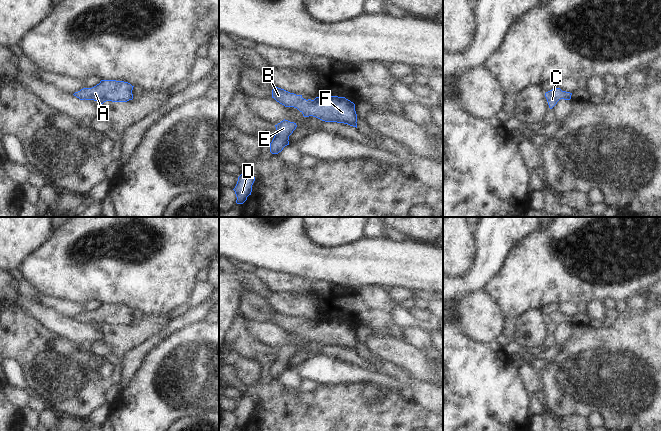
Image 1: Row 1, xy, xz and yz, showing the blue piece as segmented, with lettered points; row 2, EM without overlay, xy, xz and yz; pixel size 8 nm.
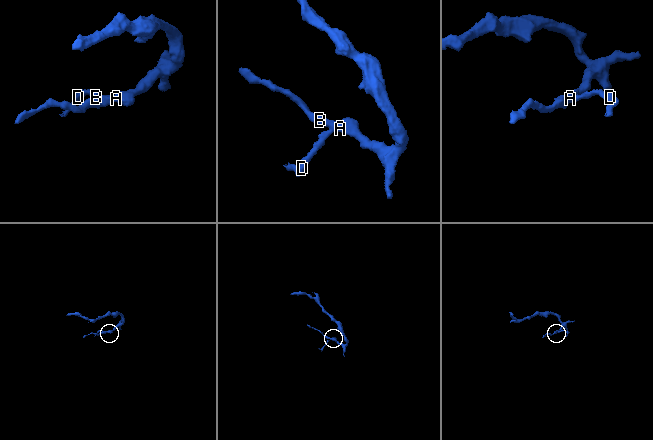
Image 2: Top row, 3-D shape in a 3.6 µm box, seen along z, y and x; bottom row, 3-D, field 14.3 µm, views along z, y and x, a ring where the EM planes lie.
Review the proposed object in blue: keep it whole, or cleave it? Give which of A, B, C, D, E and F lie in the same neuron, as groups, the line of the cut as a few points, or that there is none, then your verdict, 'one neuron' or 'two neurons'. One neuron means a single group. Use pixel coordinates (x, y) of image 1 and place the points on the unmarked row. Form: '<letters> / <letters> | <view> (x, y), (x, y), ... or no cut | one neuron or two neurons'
A B C D E F | no cut | one neuron

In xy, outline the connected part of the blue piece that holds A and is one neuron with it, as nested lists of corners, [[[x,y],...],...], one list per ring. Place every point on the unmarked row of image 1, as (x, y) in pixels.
[[[101,304],[96,310],[83,312],[73,319],[80,324],[94,324],[101,328],[106,325],[127,326],[133,323],[133,311],[124,305]]]

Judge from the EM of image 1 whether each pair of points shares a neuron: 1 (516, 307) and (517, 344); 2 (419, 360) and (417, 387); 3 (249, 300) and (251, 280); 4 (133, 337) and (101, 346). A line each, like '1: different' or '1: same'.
1: different
2: different
3: different
4: different

